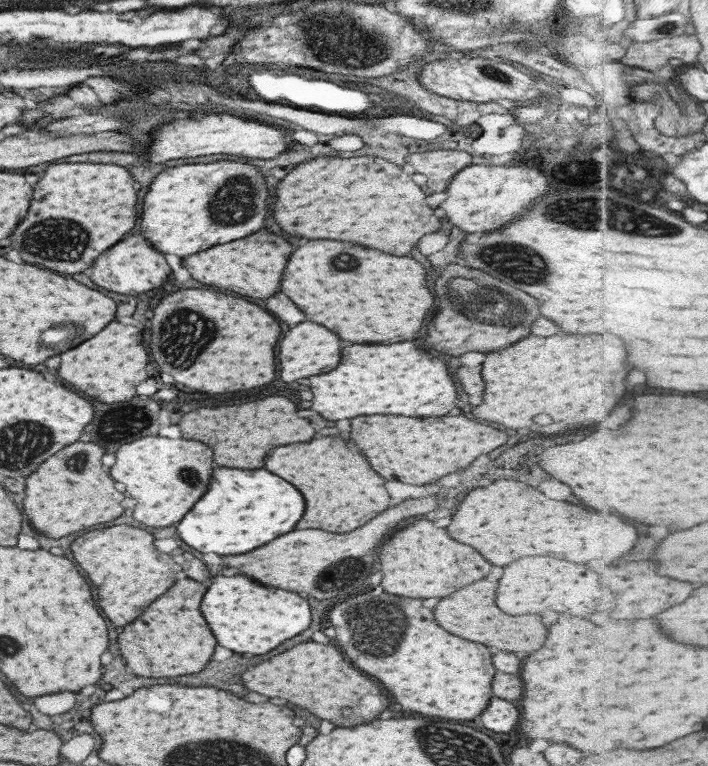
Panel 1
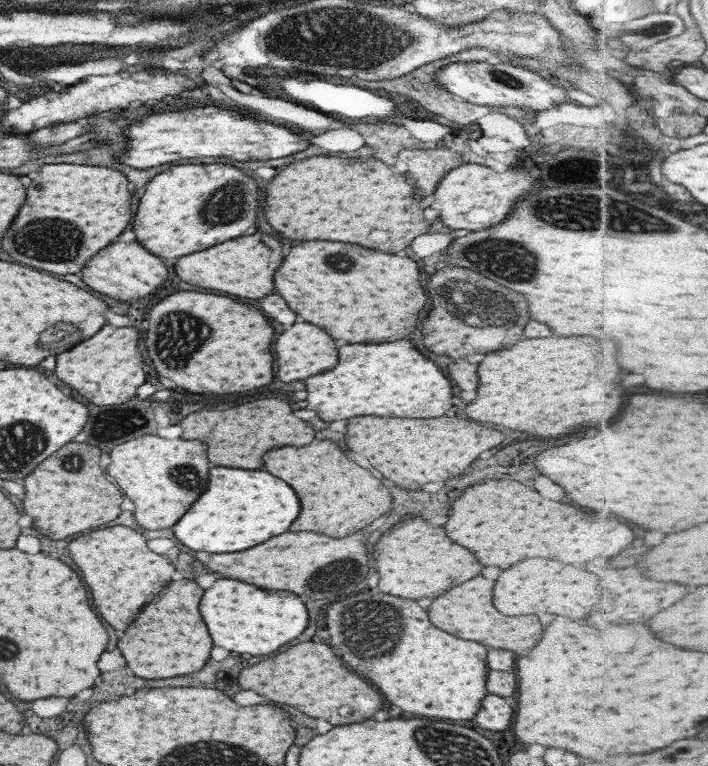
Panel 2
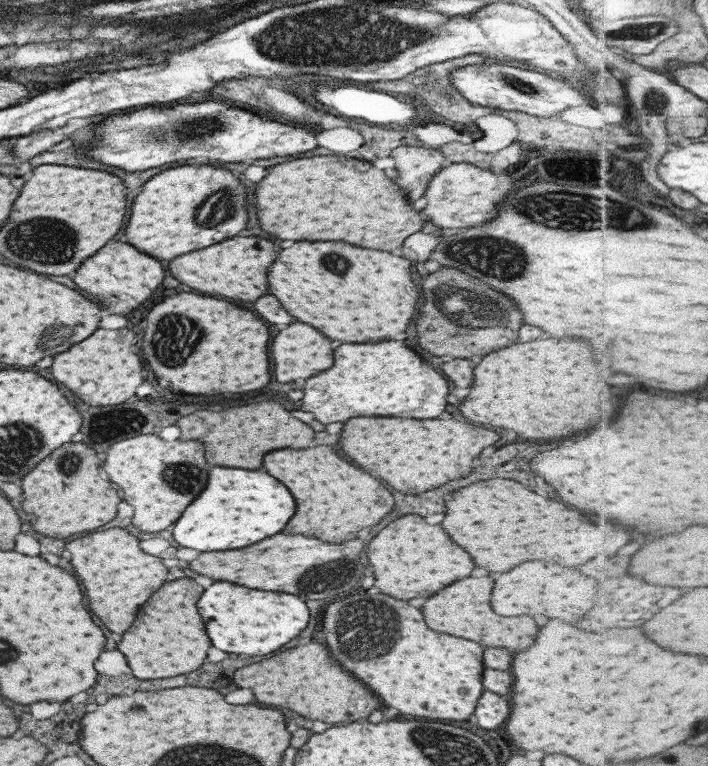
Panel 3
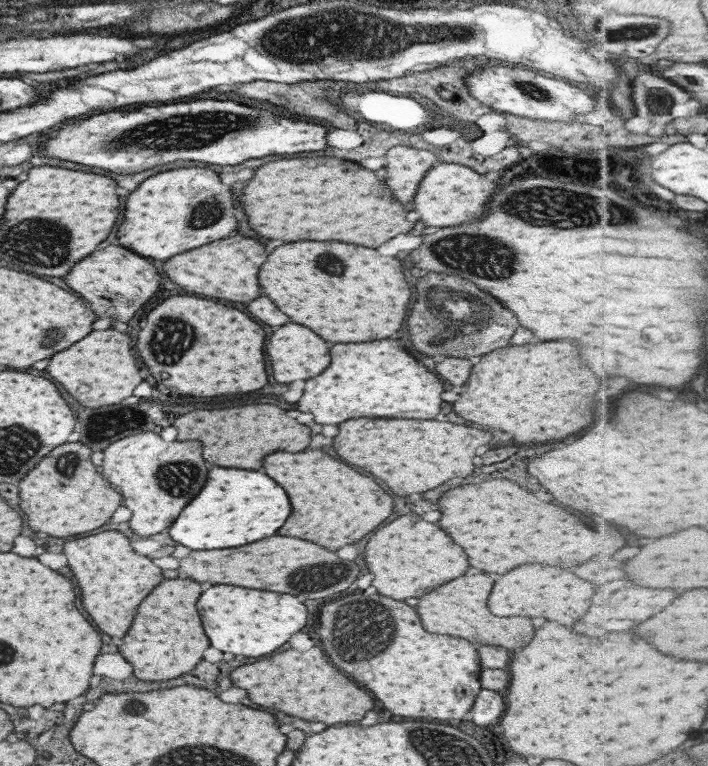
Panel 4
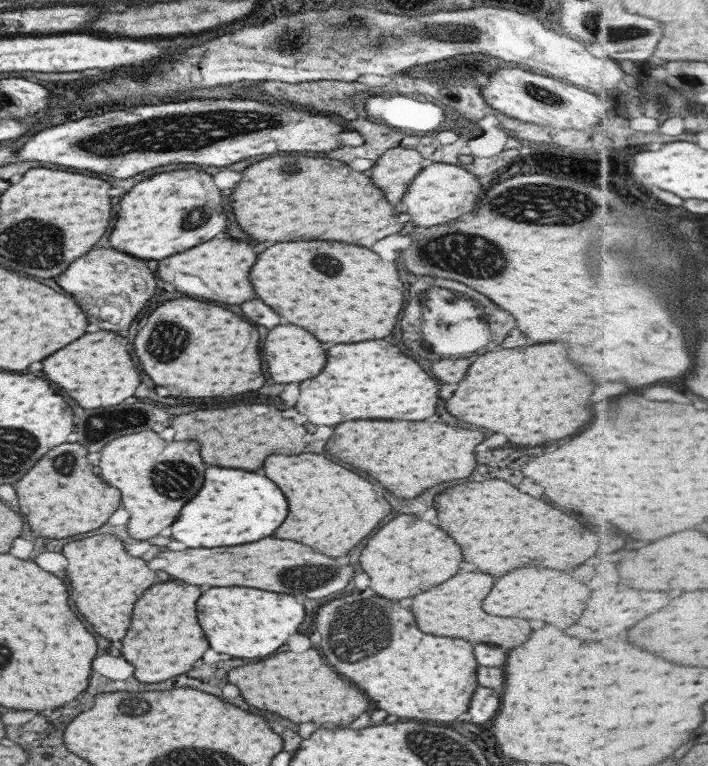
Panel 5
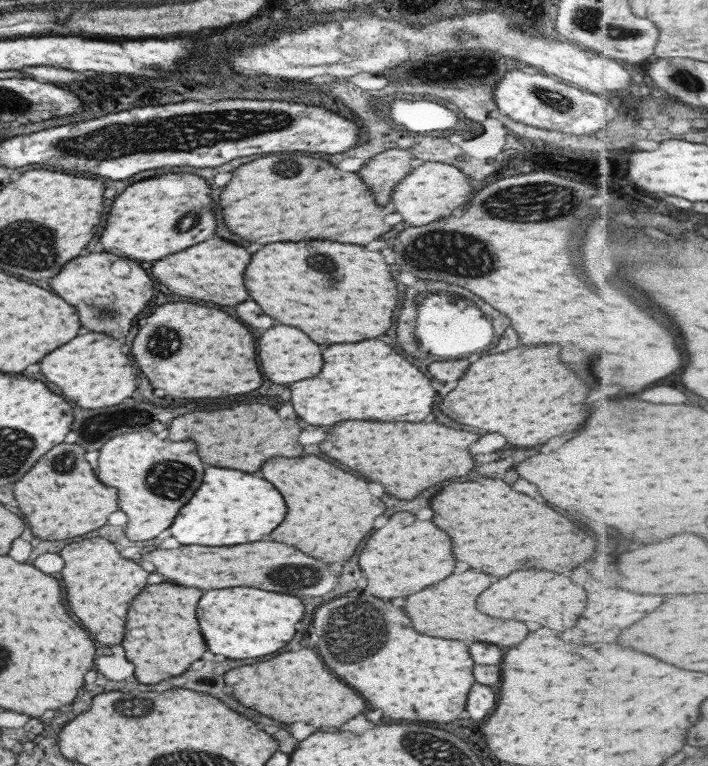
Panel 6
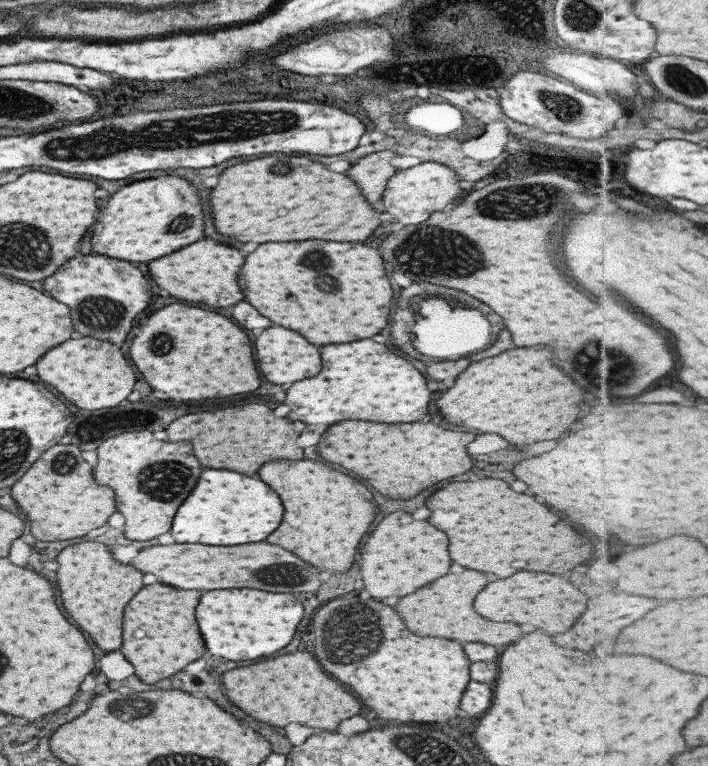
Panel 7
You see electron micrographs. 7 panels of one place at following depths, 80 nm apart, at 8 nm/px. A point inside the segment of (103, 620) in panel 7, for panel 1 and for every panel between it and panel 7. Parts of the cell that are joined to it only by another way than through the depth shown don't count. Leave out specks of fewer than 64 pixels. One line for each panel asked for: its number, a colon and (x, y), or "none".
1: (127, 573)
2: (121, 574)
3: (117, 577)
4: (112, 579)
5: (106, 582)
6: (99, 584)

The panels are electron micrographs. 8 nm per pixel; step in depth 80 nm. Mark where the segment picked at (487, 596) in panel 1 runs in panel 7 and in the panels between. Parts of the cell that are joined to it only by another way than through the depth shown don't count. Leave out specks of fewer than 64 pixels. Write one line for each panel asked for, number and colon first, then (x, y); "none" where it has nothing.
2: (465, 611)
3: (462, 609)
4: (457, 608)
5: (453, 608)
6: (447, 610)
7: (442, 608)

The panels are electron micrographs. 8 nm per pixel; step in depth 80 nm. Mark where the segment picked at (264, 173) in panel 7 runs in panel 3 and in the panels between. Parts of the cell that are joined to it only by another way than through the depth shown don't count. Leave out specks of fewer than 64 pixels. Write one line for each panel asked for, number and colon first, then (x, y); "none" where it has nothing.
3: (368, 206)
4: (299, 194)
5: (277, 200)
6: (282, 198)

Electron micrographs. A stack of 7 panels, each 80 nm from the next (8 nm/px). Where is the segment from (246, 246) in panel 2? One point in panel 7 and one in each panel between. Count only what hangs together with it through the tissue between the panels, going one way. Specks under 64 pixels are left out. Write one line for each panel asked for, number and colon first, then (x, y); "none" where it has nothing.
3: (235, 267)
4: (226, 269)
5: (217, 270)
6: (211, 270)
7: (204, 271)

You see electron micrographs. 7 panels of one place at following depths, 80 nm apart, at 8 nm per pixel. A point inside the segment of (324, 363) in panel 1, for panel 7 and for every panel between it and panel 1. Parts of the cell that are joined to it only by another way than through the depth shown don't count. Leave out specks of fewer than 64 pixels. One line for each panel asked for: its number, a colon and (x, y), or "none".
2: (303, 350)
3: (298, 351)
4: (295, 353)
5: (291, 355)
6: (286, 355)
7: (282, 356)

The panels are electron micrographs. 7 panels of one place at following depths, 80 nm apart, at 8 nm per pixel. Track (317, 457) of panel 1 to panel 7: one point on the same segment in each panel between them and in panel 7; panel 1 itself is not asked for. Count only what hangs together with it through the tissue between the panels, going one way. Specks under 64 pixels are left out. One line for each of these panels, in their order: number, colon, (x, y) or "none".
2: (337, 498)
3: (333, 500)
4: (331, 505)
5: (330, 509)
6: (328, 511)
7: (327, 513)

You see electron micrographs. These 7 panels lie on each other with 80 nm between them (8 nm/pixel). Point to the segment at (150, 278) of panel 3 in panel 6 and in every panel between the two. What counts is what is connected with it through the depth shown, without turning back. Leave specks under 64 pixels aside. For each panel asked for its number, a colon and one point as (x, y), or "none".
4: (114, 282)
5: (113, 286)
6: (101, 286)

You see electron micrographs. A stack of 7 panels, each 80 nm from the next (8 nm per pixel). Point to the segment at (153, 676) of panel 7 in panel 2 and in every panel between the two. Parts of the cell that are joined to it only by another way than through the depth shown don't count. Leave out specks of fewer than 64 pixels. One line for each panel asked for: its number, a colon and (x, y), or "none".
2: (168, 638)
3: (169, 615)
4: (165, 639)
5: (163, 640)
6: (161, 639)

